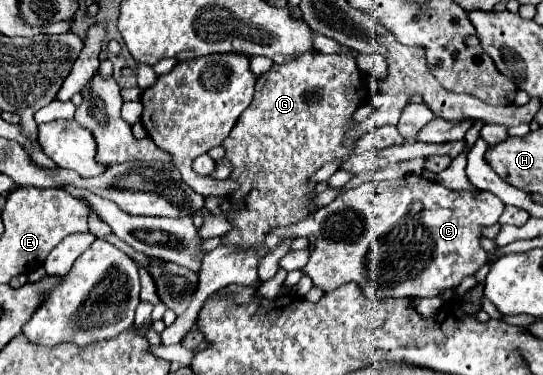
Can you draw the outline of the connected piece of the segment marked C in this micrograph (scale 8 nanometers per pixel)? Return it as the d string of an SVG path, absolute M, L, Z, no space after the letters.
M407 177L407 185L391 185L389 181L369 181L355 189L349 189L335 197L327 207L317 209L317 213L285 227L275 227L267 237L261 249L243 249L235 245L225 245L209 251L205 255L205 265L199 273L199 287L197 297L193 297L189 309L177 317L175 325L165 329L161 335L163 345L173 345L183 339L183 335L189 331L189 325L193 325L197 313L201 311L205 299L215 293L219 287L225 287L229 283L257 283L257 265L259 259L277 249L285 239L295 237L309 237L309 261L301 269L307 277L311 277L313 285L319 287L323 293L329 293L345 283L357 283L361 291L375 301L385 301L389 297L439 297L447 289L455 289L465 277L475 275L485 263L487 253L481 247L481 229L487 225L495 225L499 215L503 213L505 203L493 195L491 191L451 191L443 187L437 181L431 181L427 177Z

